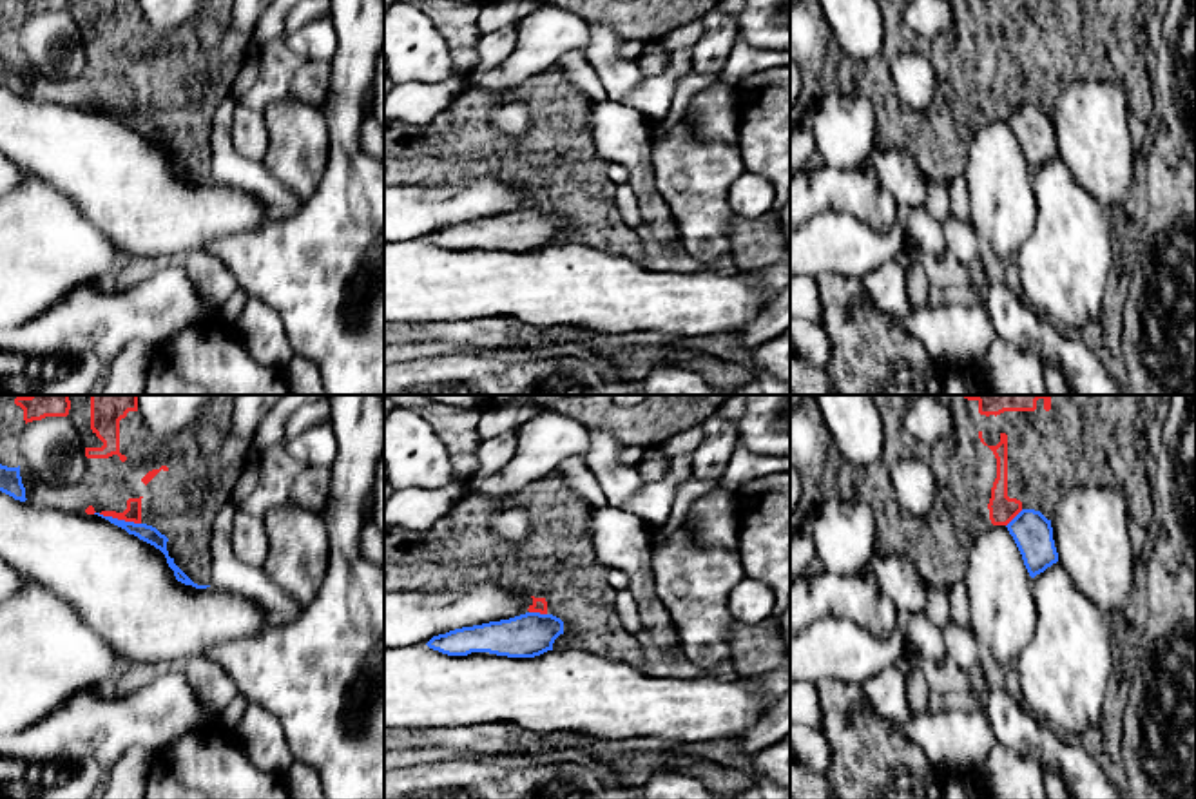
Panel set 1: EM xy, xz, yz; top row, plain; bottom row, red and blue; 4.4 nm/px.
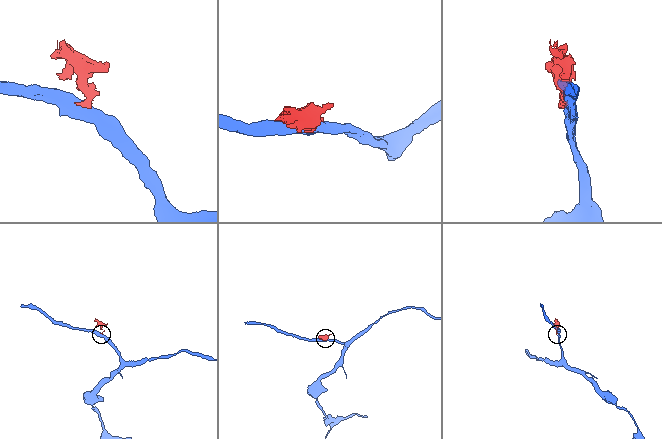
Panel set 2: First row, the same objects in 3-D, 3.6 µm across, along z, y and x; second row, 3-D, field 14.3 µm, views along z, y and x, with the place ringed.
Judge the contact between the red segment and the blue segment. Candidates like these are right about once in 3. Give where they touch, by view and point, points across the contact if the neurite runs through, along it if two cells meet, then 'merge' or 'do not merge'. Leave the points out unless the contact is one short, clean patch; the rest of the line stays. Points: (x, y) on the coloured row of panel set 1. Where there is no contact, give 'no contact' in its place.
contact xy (120, 519); border xy (98, 513), (140, 524); do not merge

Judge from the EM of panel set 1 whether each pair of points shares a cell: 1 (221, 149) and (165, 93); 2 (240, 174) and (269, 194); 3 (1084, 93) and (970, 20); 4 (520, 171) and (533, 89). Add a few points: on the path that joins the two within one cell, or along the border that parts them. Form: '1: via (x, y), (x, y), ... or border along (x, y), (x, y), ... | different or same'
1: border along (225, 98), (212, 120), (211, 174), (207, 178) | different
2: via (247, 176), (261, 187) | same
3: border along (1109, 80), (1077, 77), (1059, 95), (1050, 113) | different
4: via (540, 151), (542, 109) | same

